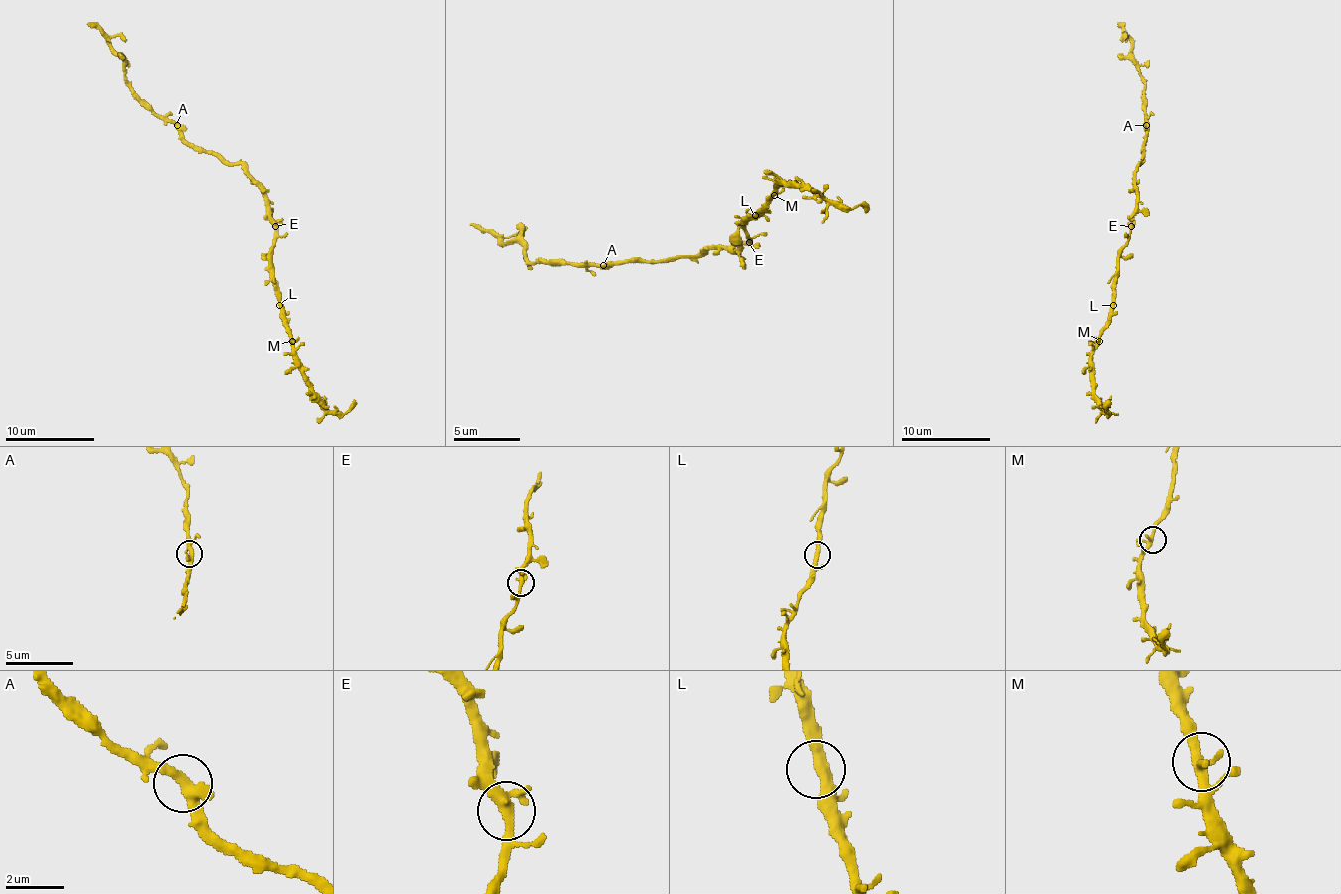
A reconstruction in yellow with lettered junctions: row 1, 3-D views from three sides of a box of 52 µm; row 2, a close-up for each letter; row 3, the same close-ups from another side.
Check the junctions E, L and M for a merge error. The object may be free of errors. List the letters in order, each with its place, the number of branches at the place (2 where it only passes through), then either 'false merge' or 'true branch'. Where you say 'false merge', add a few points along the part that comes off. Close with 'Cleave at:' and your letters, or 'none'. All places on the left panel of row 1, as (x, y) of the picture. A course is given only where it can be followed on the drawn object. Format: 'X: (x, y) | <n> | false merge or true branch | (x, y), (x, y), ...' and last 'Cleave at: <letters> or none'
E: (275, 226) | 2 | true branch
L: (279, 305) | 2 | true branch
M: (292, 341) | 2 | true branch
Cleave at: none

